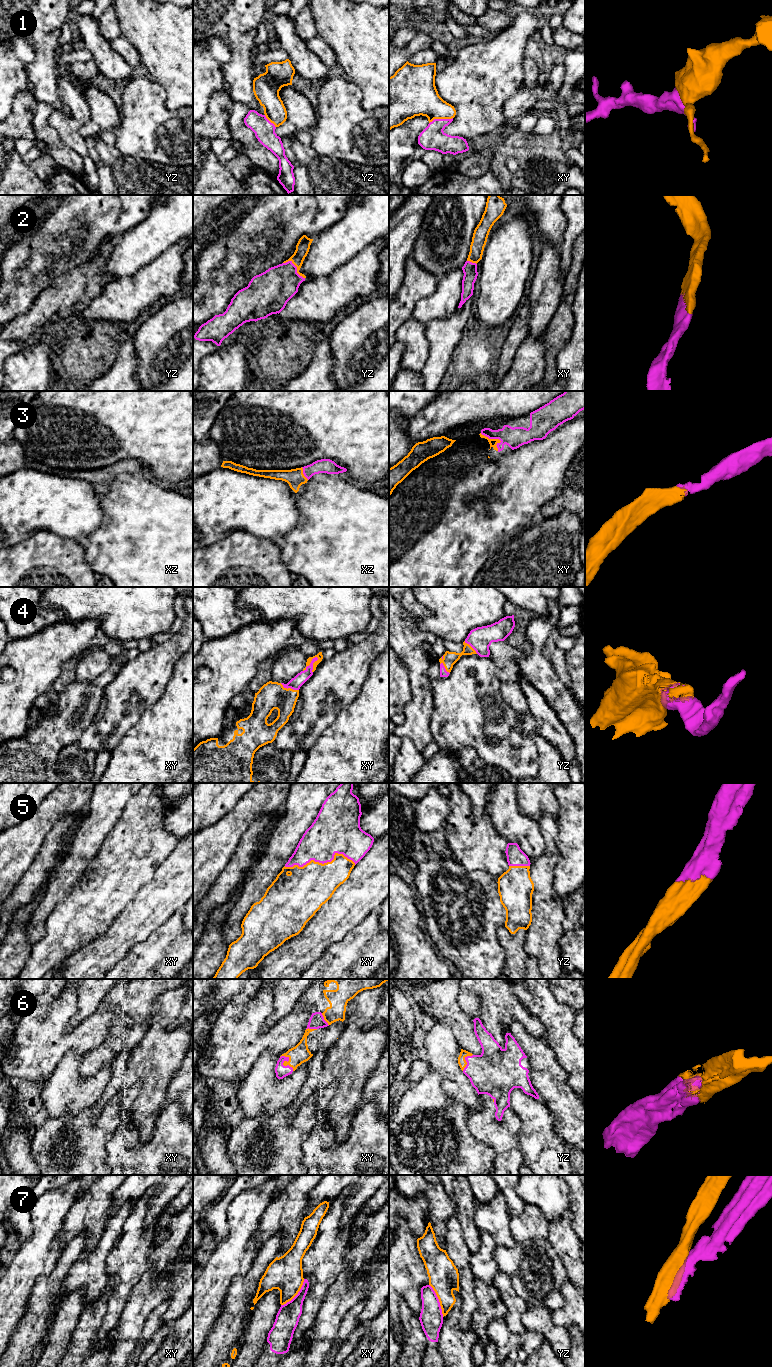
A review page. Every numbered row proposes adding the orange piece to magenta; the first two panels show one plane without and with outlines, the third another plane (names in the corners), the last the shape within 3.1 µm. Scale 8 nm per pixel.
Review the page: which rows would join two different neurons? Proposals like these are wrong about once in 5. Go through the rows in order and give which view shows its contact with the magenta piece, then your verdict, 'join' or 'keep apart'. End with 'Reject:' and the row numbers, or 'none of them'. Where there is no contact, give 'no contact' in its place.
1: meets magenta in xy; join
2: meets magenta in yz; join
3: meets magenta in xy; join
4: meets magenta in xy; join
5: meets magenta in xy; join
6: meets magenta in xy; join
7: meets magenta in yz; keep apart
Reject: 7

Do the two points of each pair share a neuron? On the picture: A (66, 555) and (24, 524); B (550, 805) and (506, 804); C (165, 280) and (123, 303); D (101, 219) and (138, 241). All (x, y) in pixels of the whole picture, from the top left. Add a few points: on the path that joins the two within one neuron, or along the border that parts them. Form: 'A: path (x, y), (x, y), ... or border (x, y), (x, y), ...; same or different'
A: border (58, 535), (52, 532), (35, 532), (15, 544); different
B: border (516, 793), (519, 810), (536, 820); different
C: path (155, 281), (138, 293), (133, 294); same
D: border (144, 219), (117, 239); different

